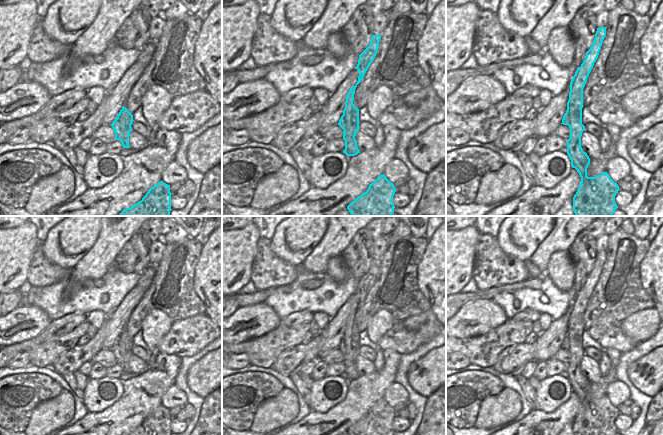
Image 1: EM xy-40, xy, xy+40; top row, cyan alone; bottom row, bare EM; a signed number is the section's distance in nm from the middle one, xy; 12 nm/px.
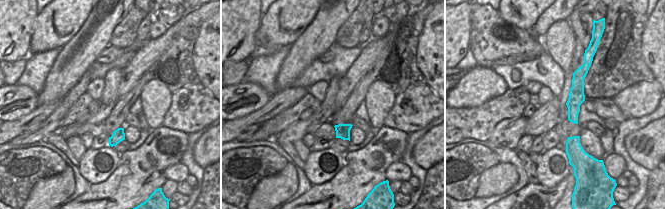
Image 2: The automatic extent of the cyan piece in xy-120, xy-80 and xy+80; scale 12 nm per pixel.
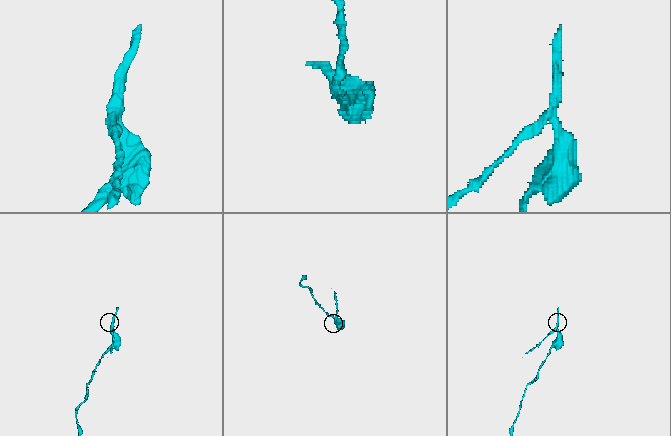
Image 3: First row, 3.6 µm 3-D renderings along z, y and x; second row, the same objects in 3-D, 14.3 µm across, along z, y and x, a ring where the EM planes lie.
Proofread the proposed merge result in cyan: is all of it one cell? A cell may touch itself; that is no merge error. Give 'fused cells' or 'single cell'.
fused cells

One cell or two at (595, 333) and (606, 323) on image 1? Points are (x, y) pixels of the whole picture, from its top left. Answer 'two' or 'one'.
one

